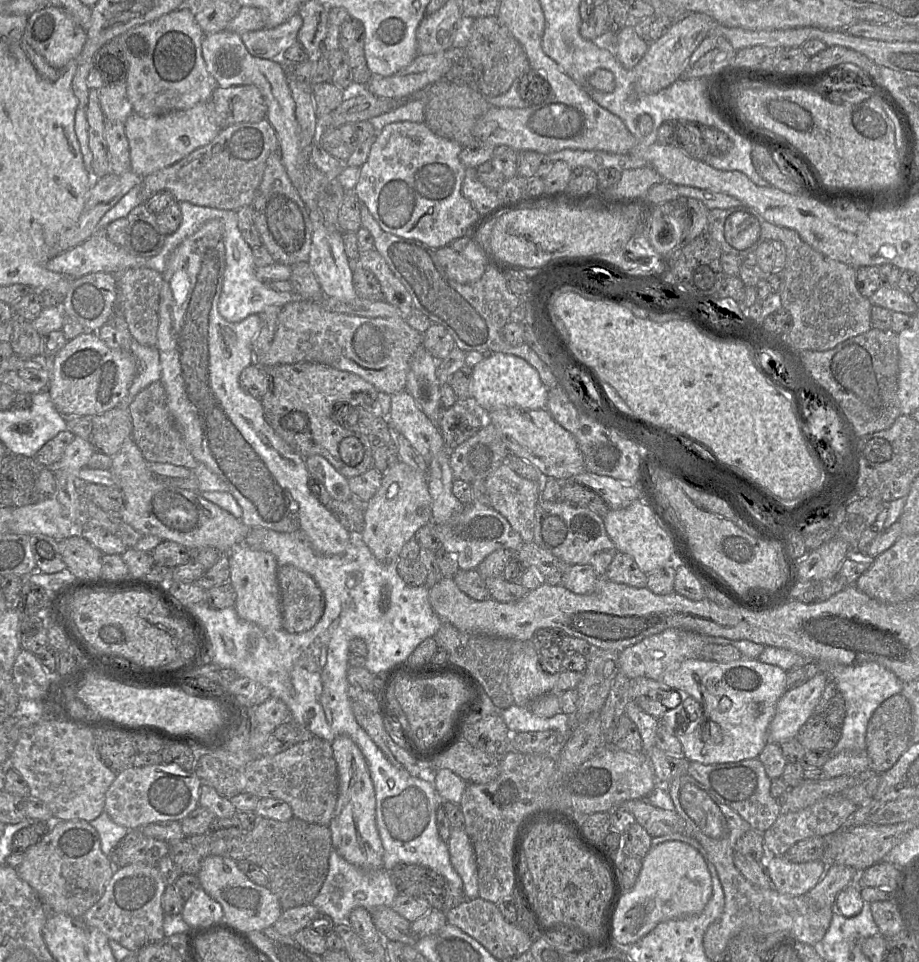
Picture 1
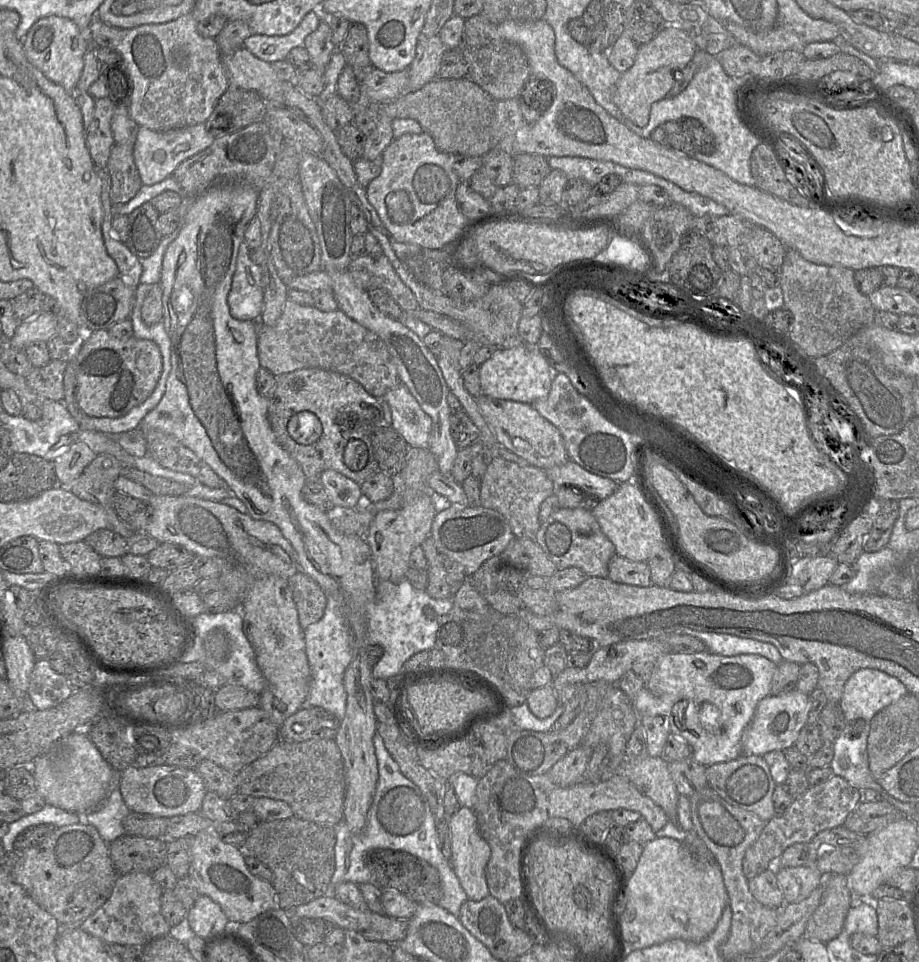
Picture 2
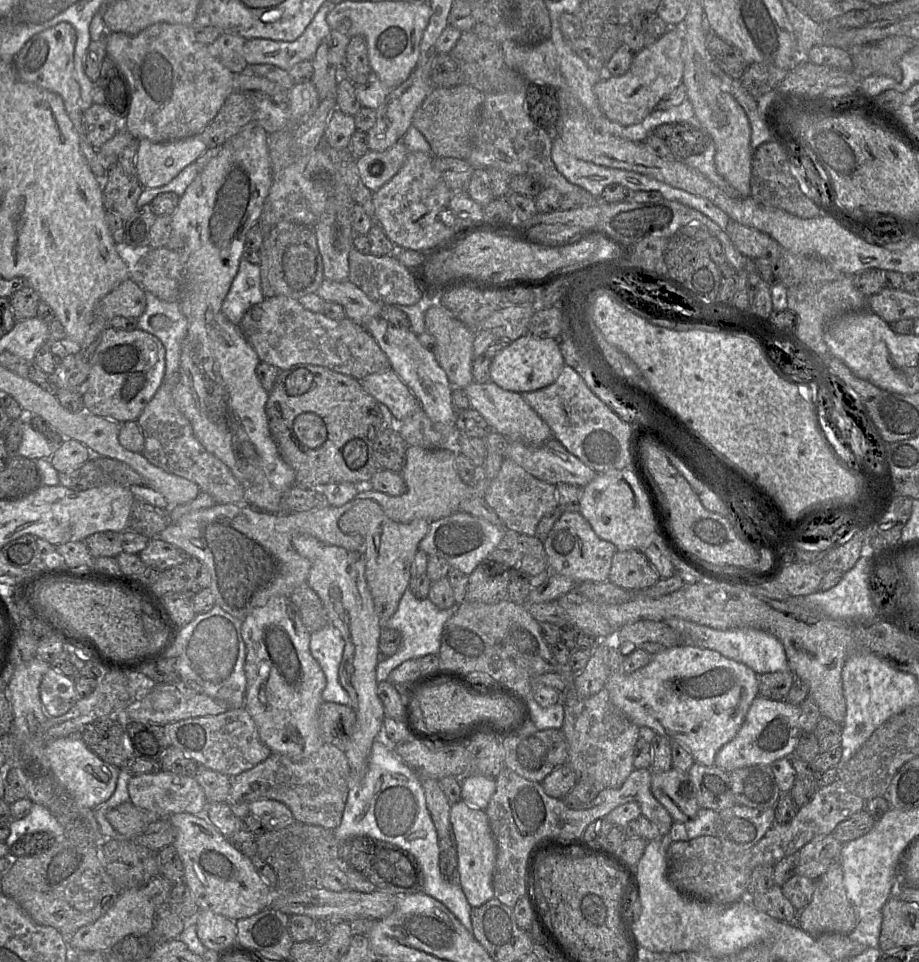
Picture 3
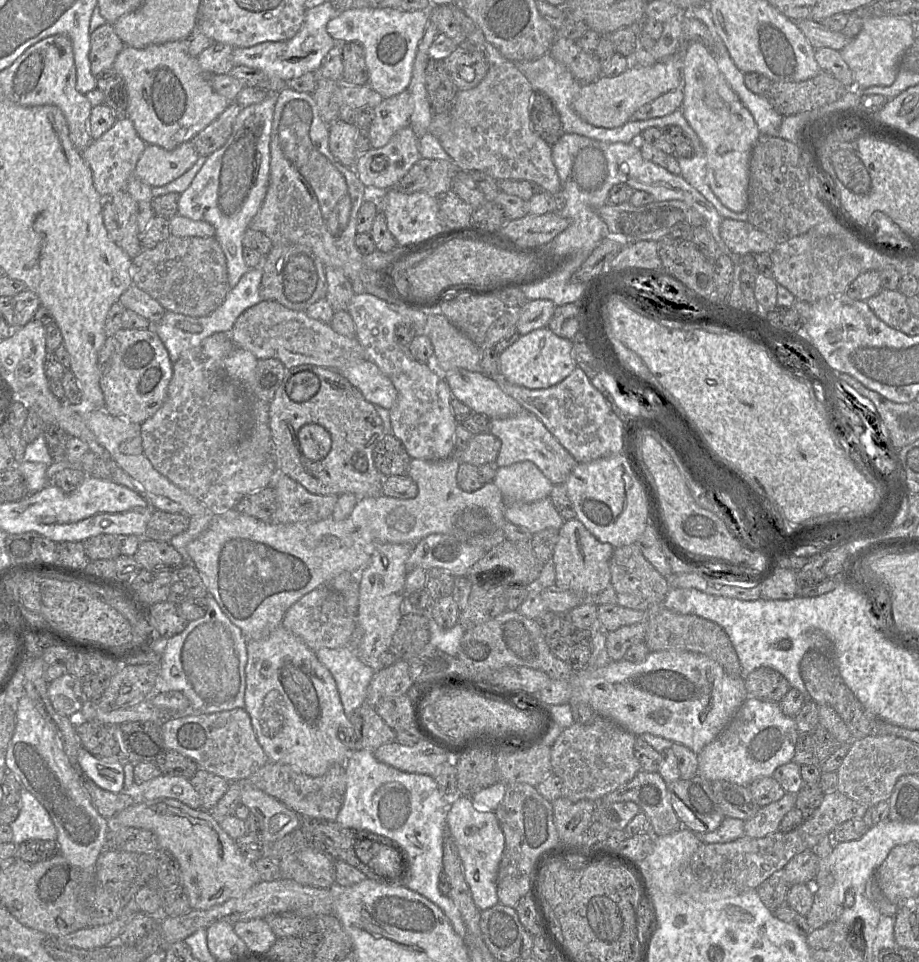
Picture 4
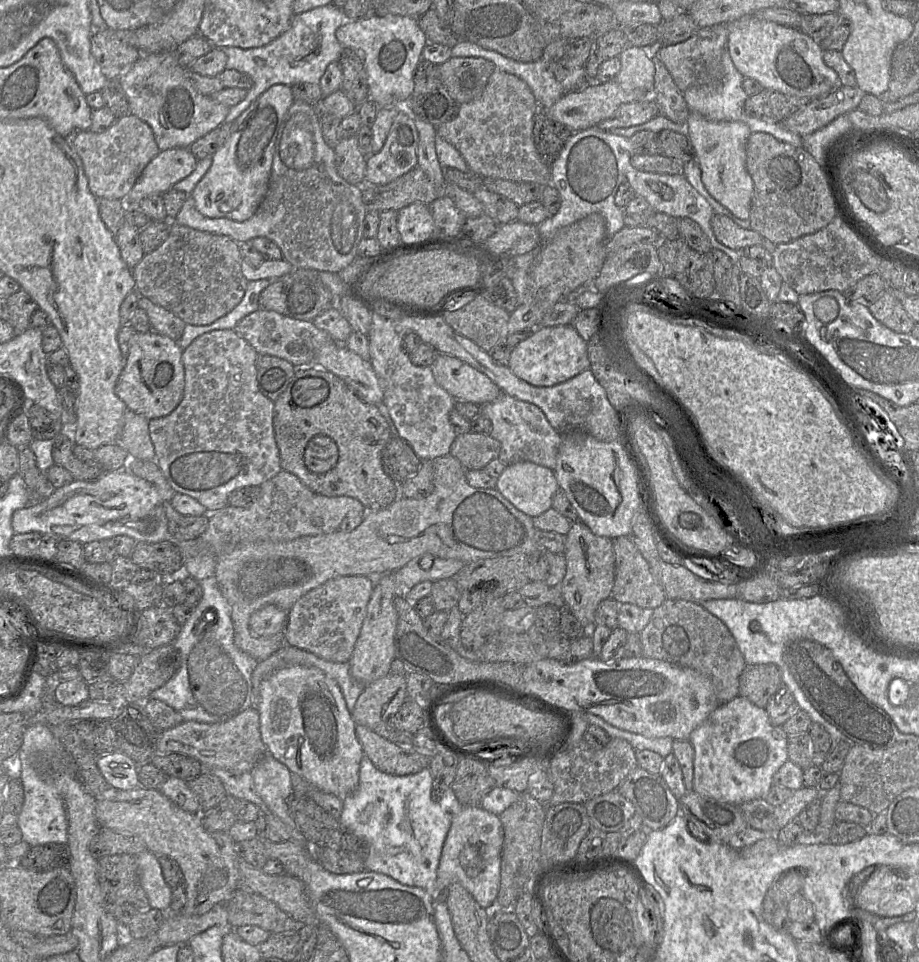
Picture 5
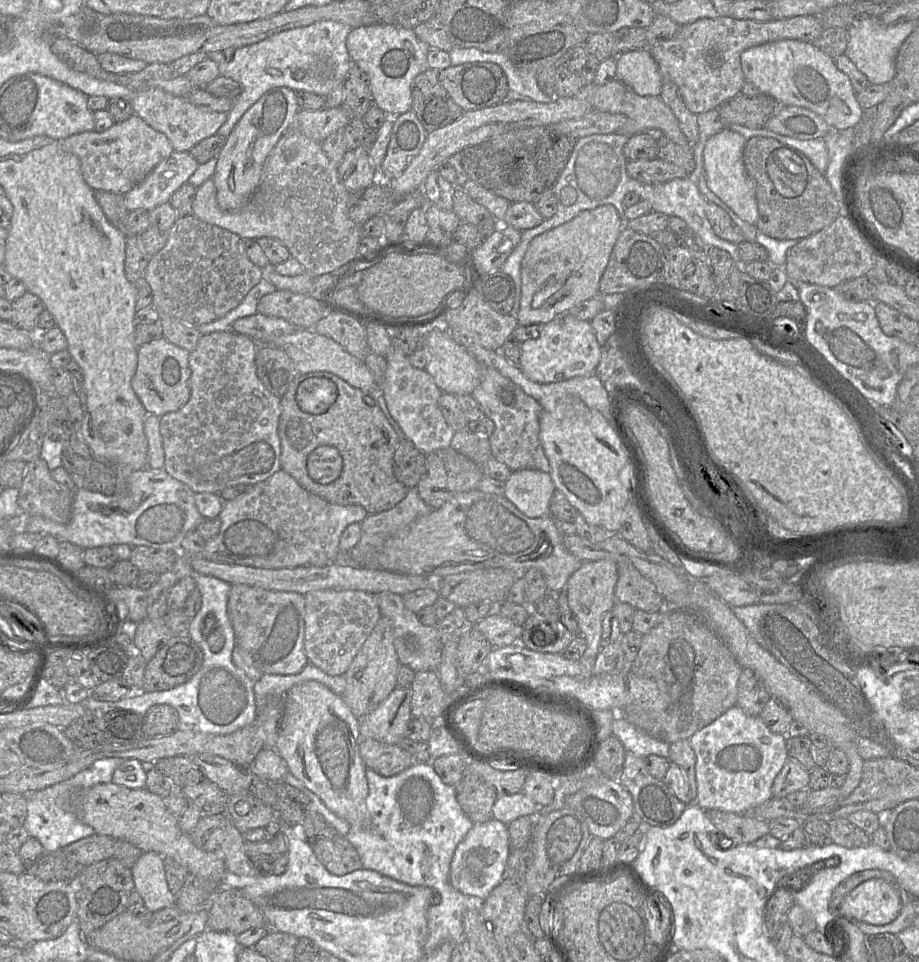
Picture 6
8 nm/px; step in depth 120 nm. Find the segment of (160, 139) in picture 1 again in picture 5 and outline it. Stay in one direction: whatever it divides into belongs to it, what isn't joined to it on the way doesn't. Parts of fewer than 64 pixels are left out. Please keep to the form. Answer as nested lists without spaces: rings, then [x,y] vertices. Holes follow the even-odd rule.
[[[189,148],[161,150],[144,168],[125,201],[137,205],[149,195],[163,195],[175,183],[189,176],[197,162]]]

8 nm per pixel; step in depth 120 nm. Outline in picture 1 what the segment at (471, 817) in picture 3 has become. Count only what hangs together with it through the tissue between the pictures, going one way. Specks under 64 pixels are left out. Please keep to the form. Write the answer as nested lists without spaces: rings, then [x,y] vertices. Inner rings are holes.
[[[451,828],[447,844],[451,864],[463,881],[463,891],[466,898],[477,898],[479,892],[476,858],[464,828]]]

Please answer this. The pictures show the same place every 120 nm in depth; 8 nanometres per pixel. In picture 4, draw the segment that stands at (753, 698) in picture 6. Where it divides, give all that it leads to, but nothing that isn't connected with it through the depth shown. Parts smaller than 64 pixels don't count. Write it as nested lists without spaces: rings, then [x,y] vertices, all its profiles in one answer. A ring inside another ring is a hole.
[[[760,667],[744,677],[748,698],[779,703],[790,690],[788,680],[776,670]]]

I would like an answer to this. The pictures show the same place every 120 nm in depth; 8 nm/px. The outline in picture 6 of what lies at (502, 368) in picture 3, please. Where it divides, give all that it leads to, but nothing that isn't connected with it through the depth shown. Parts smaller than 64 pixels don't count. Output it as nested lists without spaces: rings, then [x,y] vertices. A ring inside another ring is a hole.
[[[559,313],[542,325],[538,337],[522,342],[518,366],[531,381],[547,384],[593,375],[600,357],[601,345],[590,321],[578,320],[569,313]]]

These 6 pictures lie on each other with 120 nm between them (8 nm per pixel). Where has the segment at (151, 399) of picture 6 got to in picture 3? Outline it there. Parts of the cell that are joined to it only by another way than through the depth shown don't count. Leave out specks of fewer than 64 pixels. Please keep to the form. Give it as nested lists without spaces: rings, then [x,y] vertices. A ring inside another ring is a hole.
[[[107,326],[100,344],[91,357],[90,363],[88,377],[79,388],[82,394],[84,411],[122,424],[138,419],[164,381],[165,348],[156,336],[146,331],[139,329],[125,331]]]

